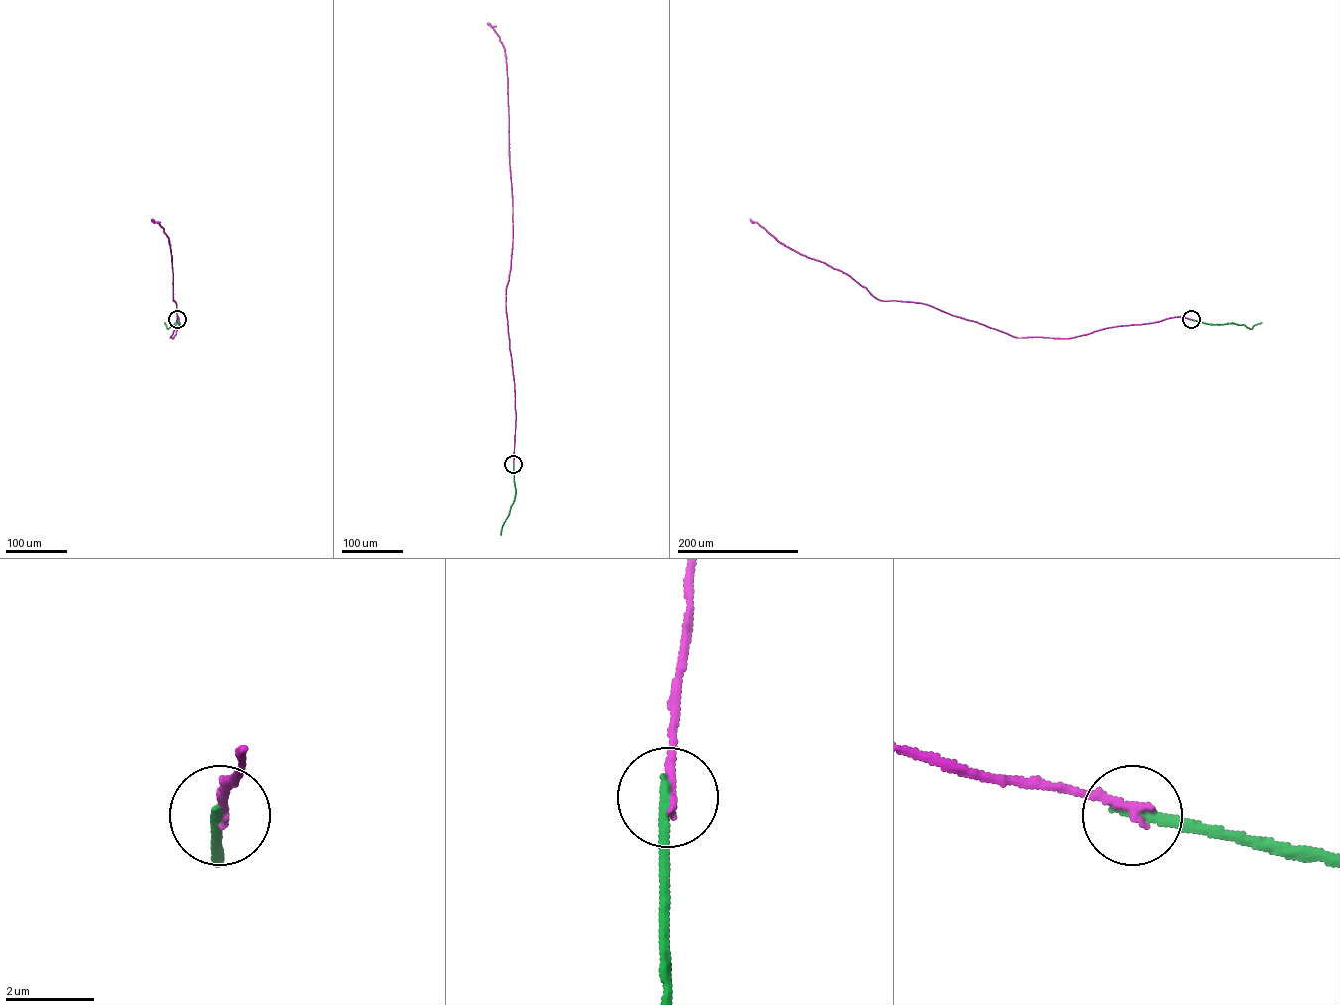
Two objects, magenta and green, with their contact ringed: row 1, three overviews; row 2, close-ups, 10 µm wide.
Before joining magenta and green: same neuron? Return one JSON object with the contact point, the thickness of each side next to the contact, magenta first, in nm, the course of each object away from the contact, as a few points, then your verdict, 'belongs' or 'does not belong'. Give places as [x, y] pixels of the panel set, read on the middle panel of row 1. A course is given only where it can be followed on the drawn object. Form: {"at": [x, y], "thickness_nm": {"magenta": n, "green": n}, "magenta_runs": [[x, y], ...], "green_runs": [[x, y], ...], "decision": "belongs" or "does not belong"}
{"at": [513, 464], "thickness_nm": {"magenta": 220, "green": 240}, "magenta_runs": [[513, 465], [515, 393], [505, 302], [513, 233], [508, 78], [504, 48], [488, 23]], "green_runs": [[513, 465], [515, 495], [500, 535]], "decision": "does not belong"}

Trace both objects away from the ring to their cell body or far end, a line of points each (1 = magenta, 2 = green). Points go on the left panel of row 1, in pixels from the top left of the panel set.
1: (177, 319), (176, 334), (170, 337), (177, 317), (170, 244), (163, 229), (152, 219)
2: (177, 319), (180, 324), (171, 324), (167, 329), (164, 322)

